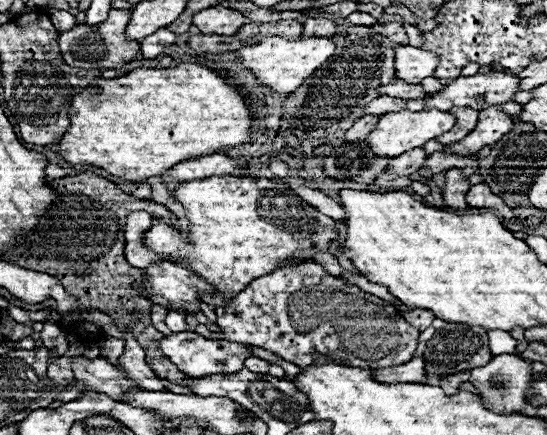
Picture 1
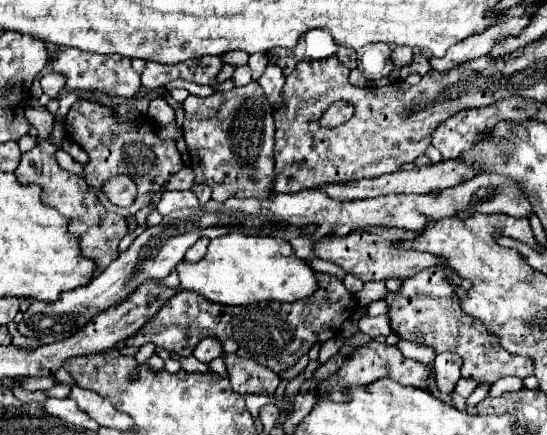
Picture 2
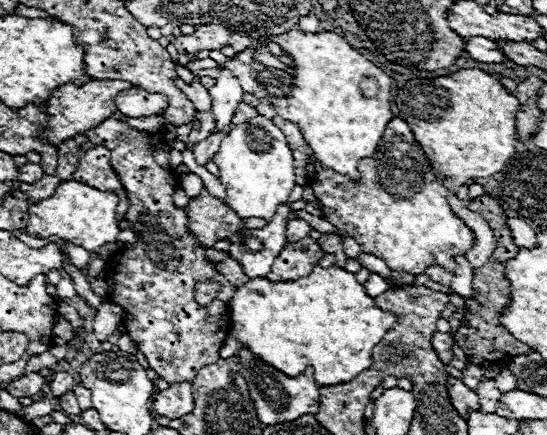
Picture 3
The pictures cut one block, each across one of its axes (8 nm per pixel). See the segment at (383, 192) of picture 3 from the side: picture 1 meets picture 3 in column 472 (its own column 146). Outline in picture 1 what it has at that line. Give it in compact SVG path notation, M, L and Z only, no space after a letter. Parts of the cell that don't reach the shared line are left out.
M212 176L204 180L190 180L180 184L178 190L174 190L174 198L180 200L188 212L192 242L188 244L178 228L166 226L160 220L156 226L150 228L150 232L146 232L144 242L154 252L172 254L176 258L184 256L184 262L190 264L192 272L196 272L206 282L210 282L218 292L224 292L228 296L238 294L240 290L248 288L252 280L266 276L276 268L286 268L286 266L296 268L298 264L312 260L314 246L318 254L318 252L328 252L330 242L338 242L338 230L332 218L324 216L318 210L314 212L314 208L306 200L302 200L296 192L292 192L286 184L272 182L268 178Z

